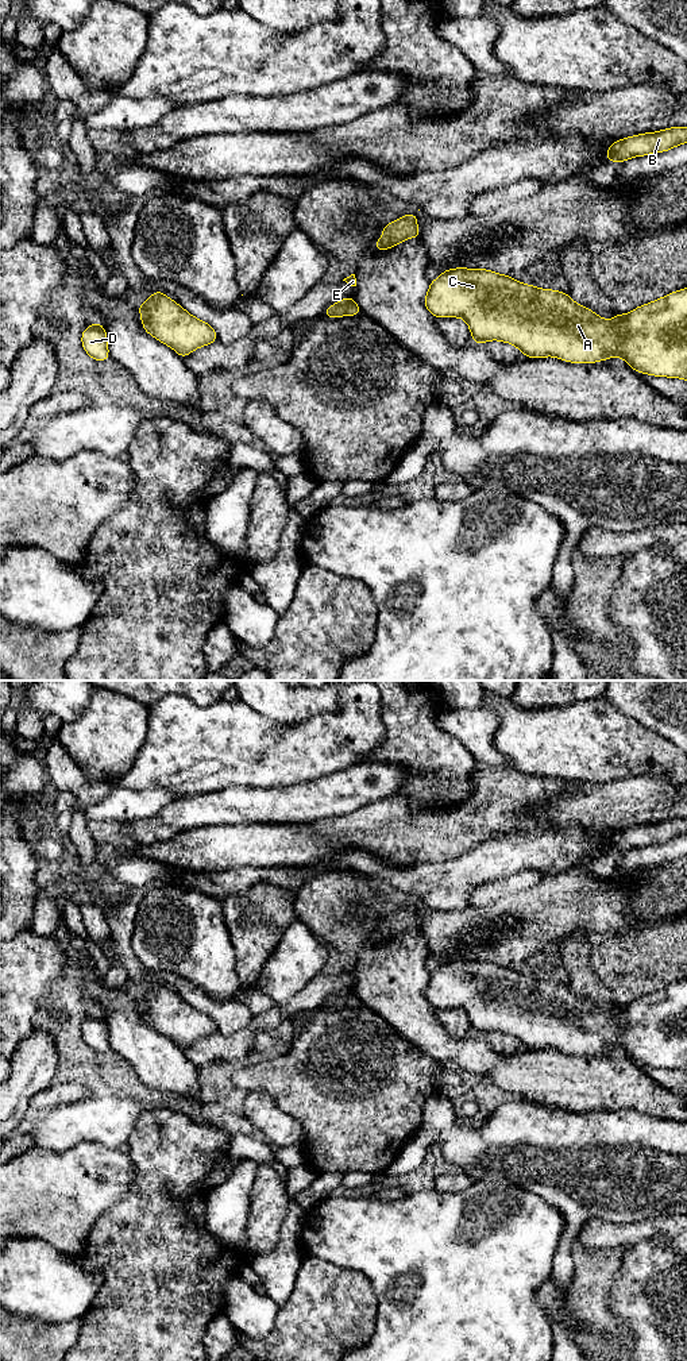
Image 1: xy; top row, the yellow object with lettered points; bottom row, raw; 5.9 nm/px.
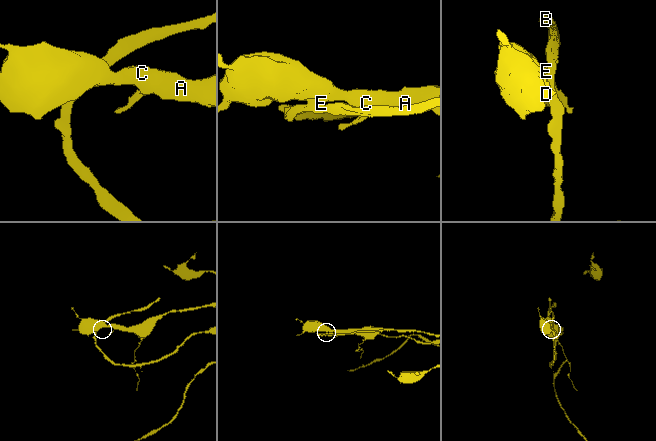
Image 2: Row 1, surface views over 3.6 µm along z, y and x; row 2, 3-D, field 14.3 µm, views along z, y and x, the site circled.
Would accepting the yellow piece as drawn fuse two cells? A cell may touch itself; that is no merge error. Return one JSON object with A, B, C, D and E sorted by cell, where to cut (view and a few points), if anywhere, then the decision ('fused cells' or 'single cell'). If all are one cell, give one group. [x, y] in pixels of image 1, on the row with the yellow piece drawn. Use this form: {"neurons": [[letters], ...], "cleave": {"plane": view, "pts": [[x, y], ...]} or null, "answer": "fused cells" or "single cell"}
{"neurons": [["A", "C", "D"], ["B", "E"]], "cleave": {"plane": "xy", "pts": [[352, 299], [342, 309], [327, 309]]}, "answer": "fused cells"}

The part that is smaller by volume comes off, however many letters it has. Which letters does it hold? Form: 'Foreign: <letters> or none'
Foreign: B, E

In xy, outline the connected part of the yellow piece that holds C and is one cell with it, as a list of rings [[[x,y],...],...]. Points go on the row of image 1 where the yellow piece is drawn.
[[[456,267],[429,282],[424,305],[433,317],[466,320],[476,344],[501,340],[514,344],[524,356],[555,356],[570,363],[620,356],[636,373],[687,381],[687,288],[606,320],[572,301],[568,293],[540,289],[486,269]]]

